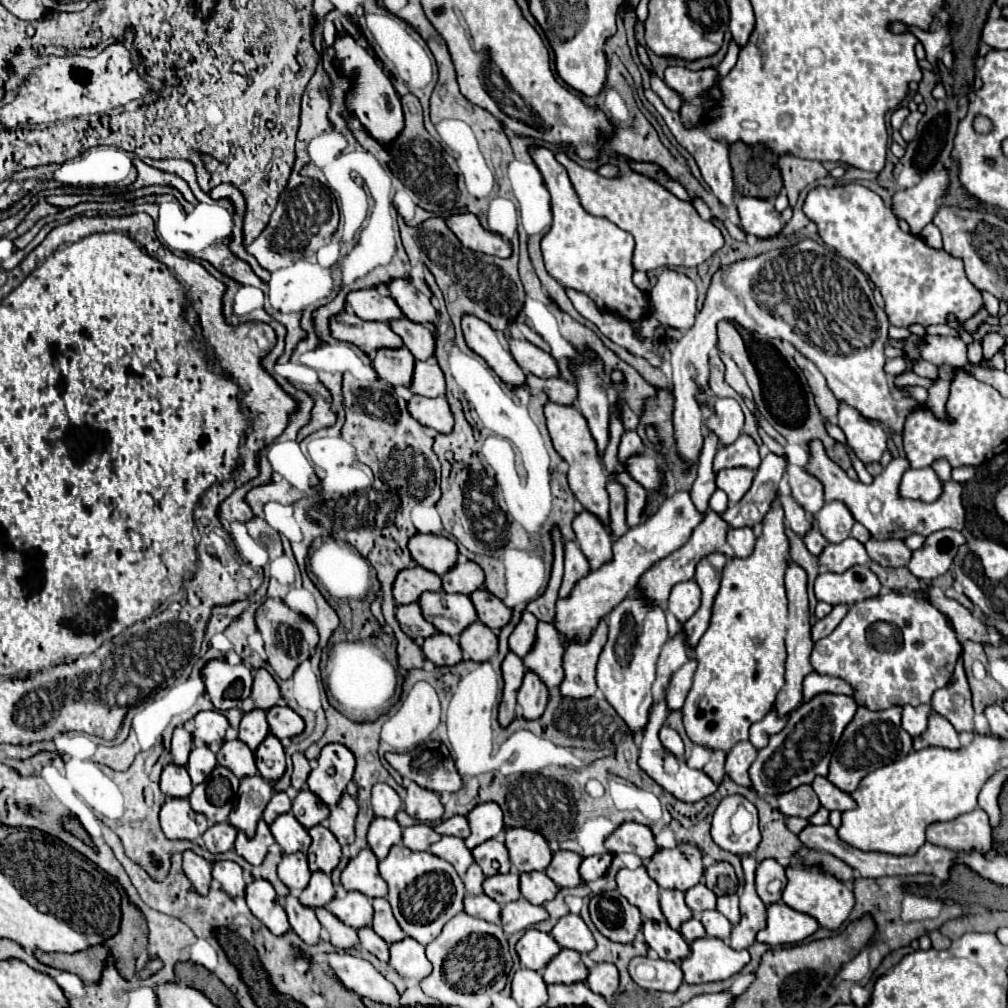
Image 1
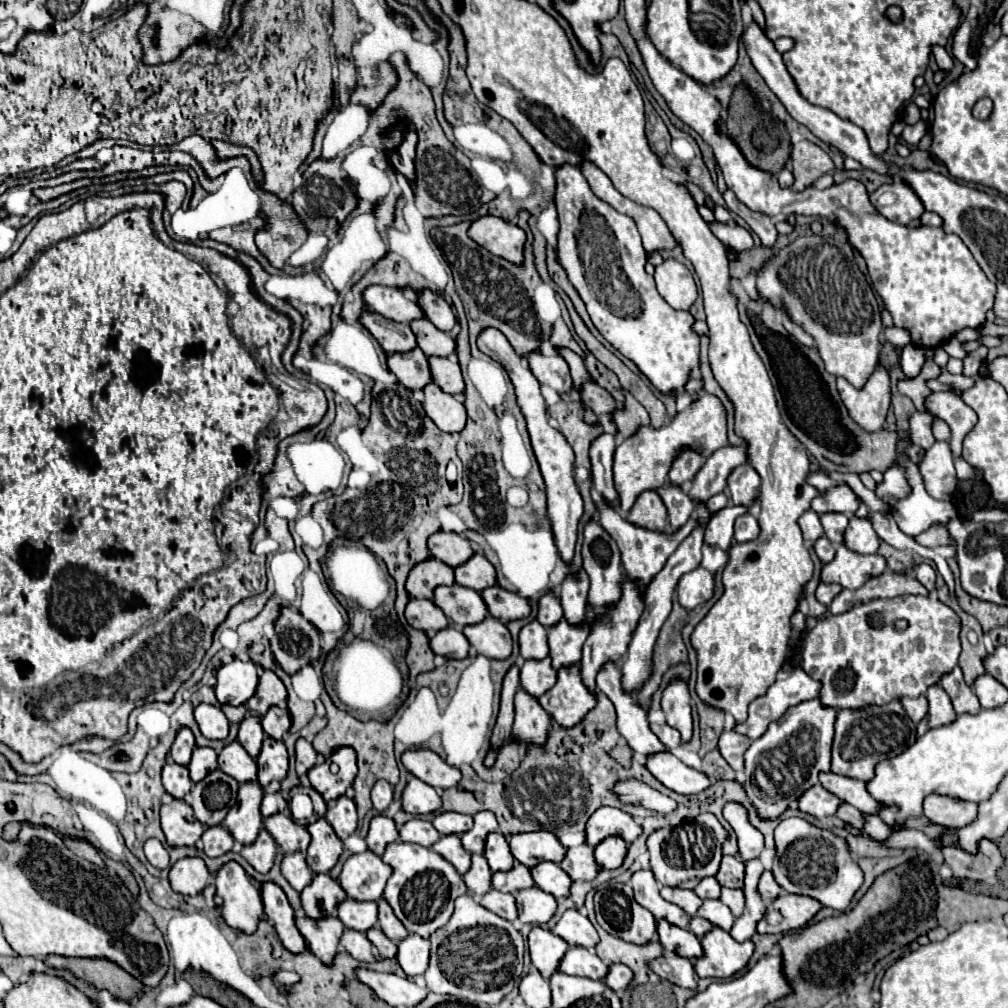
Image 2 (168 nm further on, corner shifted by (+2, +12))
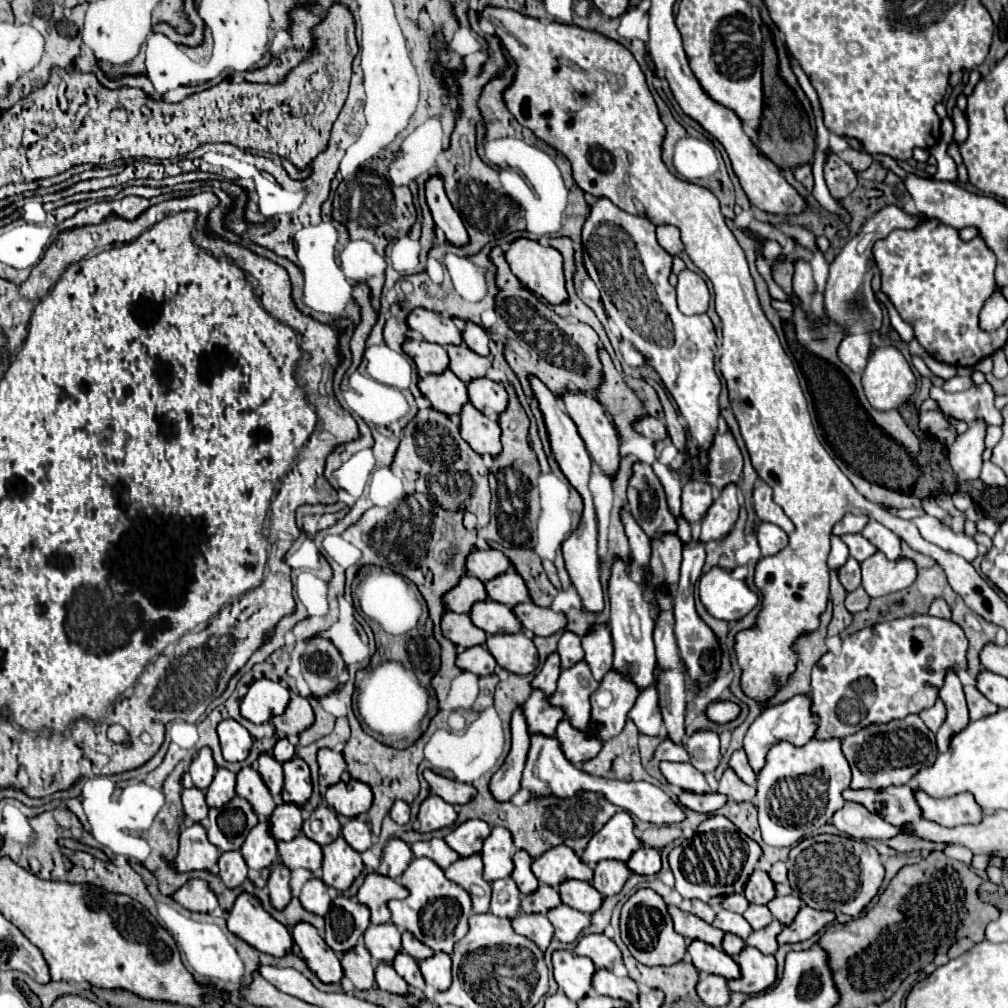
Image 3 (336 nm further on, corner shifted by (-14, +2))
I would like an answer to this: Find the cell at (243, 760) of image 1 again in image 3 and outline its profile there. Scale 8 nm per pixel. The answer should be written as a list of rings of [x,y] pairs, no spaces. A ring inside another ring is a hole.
[[[244,766],[236,774],[236,794],[246,798],[258,816],[270,816],[272,810],[276,808],[276,802],[270,794],[266,782],[262,780],[260,772],[252,766]]]

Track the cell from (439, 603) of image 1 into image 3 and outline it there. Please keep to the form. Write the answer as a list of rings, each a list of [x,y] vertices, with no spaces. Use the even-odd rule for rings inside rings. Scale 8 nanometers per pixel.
[[[494,600],[476,602],[470,608],[470,620],[486,634],[514,634],[522,630],[522,624],[512,614],[512,610]]]

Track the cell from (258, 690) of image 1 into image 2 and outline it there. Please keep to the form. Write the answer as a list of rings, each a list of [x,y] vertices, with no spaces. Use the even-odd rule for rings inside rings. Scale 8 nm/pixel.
[[[264,670],[260,676],[256,694],[248,700],[248,710],[264,716],[270,706],[280,706],[286,702],[286,698],[288,694],[286,694],[286,686],[282,684],[282,680],[274,672]]]

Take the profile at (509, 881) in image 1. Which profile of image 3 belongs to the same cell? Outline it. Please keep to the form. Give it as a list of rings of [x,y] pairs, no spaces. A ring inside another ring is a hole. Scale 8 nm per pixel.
[[[540,884],[532,894],[526,894],[522,898],[520,908],[522,908],[522,912],[546,912],[558,904],[560,904],[558,890],[554,890],[552,886]]]

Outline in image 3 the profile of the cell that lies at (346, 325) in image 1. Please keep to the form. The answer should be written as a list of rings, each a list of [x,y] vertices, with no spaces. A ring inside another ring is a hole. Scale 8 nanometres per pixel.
[[[408,338],[402,344],[402,350],[416,362],[420,376],[438,374],[440,370],[448,368],[448,354],[446,354],[444,346],[440,346],[440,344]]]

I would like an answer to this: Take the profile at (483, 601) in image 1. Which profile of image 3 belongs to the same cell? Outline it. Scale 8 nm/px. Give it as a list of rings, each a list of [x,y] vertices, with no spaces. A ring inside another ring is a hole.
[[[522,602],[512,608],[524,630],[532,630],[536,636],[550,636],[566,626],[566,616],[552,612],[550,608],[540,608],[532,602]]]

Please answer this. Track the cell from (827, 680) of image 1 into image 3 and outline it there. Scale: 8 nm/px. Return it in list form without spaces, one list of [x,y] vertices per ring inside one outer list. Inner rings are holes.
[[[798,694],[786,702],[780,702],[768,710],[764,710],[748,728],[746,736],[744,736],[744,750],[748,754],[748,760],[754,768],[754,772],[760,770],[760,766],[764,766],[764,758],[766,752],[780,740],[788,740],[794,746],[802,746],[804,742],[808,742],[808,738],[814,736],[818,726],[818,716],[812,712],[812,698],[808,694]]]

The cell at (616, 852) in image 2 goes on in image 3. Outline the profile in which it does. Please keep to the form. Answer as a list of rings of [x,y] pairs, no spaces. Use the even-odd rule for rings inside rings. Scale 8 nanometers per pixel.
[[[640,848],[636,850],[628,862],[626,862],[628,870],[634,874],[642,874],[642,876],[654,876],[660,870],[660,854],[654,848]]]

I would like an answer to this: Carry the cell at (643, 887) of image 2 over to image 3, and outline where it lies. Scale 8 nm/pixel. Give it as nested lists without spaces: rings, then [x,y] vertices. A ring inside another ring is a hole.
[[[668,904],[668,914],[670,914],[672,922],[674,922],[674,930],[676,930],[678,934],[682,934],[688,942],[690,942],[692,938],[698,938],[698,940],[702,940],[702,942],[708,942],[708,944],[720,948],[720,938],[724,936],[722,930],[714,928],[712,924],[700,920],[700,918],[694,916],[694,914],[682,912],[680,908],[676,908],[676,906],[672,906],[672,904]]]

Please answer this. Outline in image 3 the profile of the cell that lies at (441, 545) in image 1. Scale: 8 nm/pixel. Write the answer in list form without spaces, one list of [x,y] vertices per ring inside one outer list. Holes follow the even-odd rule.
[[[472,550],[466,556],[466,574],[486,582],[510,568],[510,560],[500,550]]]

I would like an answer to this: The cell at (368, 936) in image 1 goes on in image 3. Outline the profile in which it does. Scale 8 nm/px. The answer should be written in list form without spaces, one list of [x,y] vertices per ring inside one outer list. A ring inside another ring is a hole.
[[[398,952],[392,960],[392,966],[412,988],[424,988],[424,978],[420,974],[418,962],[412,956],[408,956],[406,952]]]

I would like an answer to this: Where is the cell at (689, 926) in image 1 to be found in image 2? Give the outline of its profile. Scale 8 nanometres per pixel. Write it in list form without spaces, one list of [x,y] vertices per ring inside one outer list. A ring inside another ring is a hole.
[[[694,916],[692,918],[692,922],[690,922],[690,930],[698,936],[698,938],[704,938],[704,934],[706,932],[710,932],[714,926],[708,922],[708,920],[704,920],[704,918],[700,918],[700,916]]]

